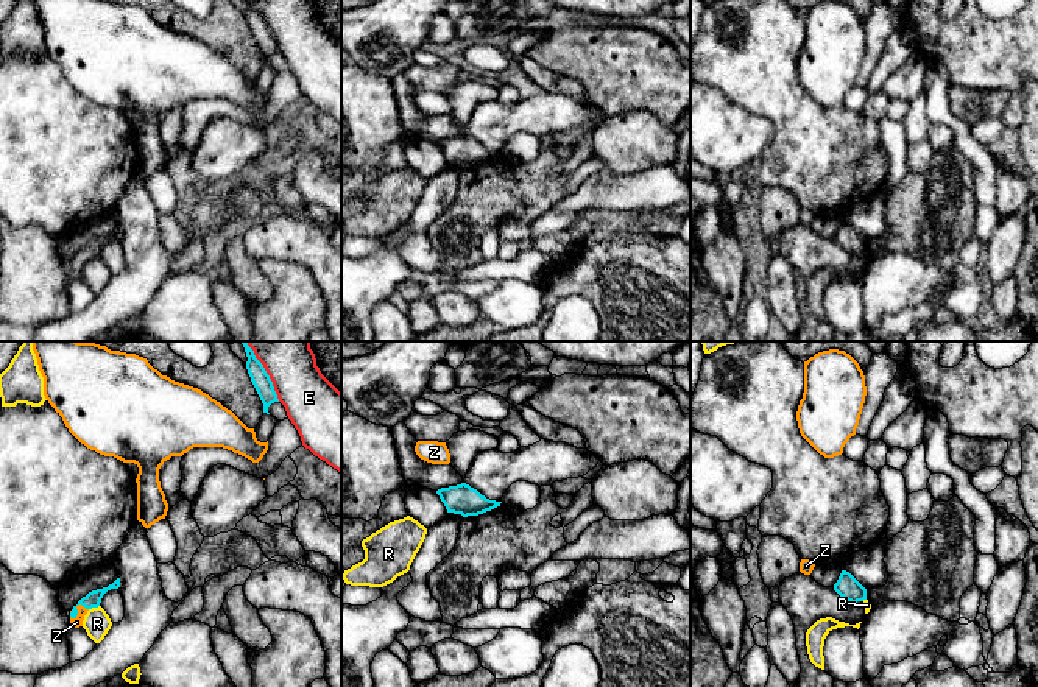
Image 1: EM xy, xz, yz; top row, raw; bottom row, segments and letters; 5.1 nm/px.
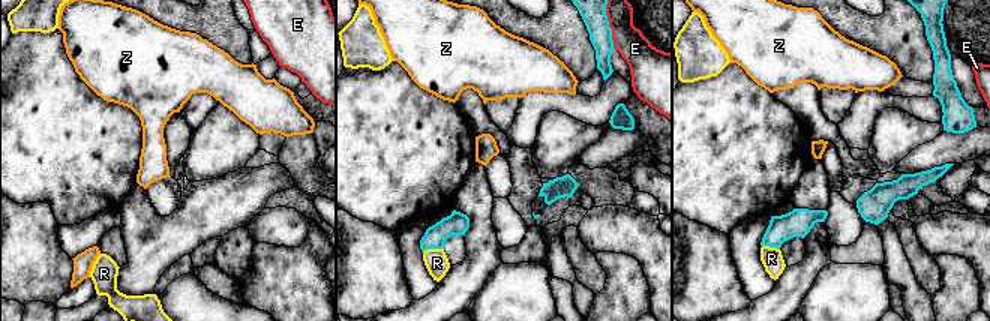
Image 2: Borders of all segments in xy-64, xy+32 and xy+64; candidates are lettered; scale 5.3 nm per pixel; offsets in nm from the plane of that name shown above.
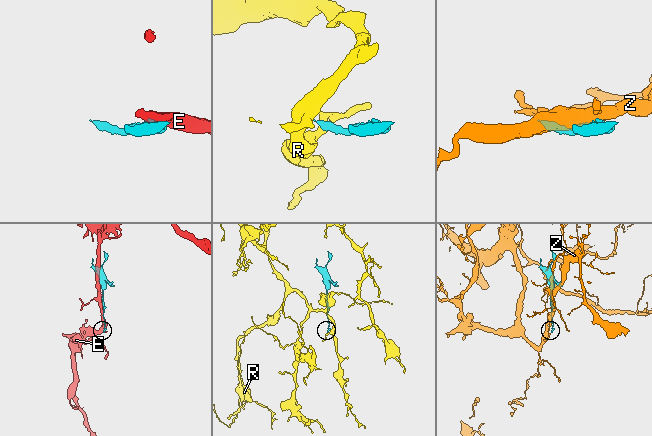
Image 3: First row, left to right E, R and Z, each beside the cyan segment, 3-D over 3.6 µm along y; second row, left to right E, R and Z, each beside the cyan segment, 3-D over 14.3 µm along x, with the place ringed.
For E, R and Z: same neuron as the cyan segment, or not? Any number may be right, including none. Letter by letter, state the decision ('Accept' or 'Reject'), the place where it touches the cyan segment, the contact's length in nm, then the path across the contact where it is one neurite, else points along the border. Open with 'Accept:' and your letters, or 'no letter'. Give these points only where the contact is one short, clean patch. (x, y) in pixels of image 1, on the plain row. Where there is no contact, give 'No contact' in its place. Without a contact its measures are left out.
Accept: Z
E: Reject. Touches cyan at xy (268, 27). Shared border 300 nm
R: Reject. Touches cyan at xy (94, 257). Shared border 60 nm. Boundary: xy (98, 256), (89, 260)
Z: Accept. Touches cyan at xy (75, 259). Shared border 110 nm. Path across: xy (92, 250), (75, 259), (77, 273)

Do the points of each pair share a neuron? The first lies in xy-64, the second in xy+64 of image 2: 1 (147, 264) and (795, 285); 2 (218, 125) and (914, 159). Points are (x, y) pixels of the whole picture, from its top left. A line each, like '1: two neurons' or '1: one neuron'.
1: one neuron
2: two neurons

